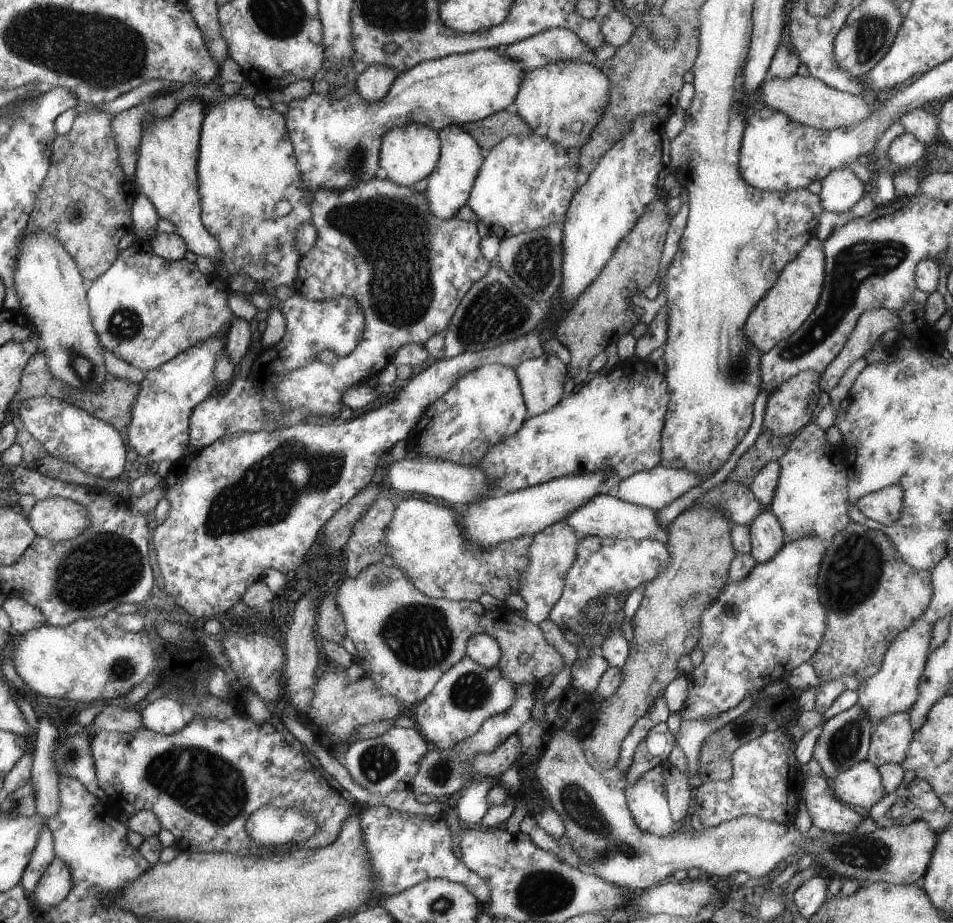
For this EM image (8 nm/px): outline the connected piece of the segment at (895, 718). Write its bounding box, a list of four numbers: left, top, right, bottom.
[866,712,914,767]

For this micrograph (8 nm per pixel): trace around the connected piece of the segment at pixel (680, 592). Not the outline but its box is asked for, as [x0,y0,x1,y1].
[582,506,736,770]

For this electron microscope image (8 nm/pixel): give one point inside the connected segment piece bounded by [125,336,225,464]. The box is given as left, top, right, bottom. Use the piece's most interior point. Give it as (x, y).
(160, 429)

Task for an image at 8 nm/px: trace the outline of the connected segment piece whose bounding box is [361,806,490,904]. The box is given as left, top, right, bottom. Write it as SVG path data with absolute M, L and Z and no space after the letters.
M378 806L367 808L362 813L362 830L367 842L367 850L371 856L373 865L376 868L376 882L379 883L379 889L376 890L377 901L386 898L387 896L395 896L420 884L420 882L428 881L429 879L447 879L456 884L462 884L474 894L474 897L480 904L490 901L490 886L484 878L481 878L476 872L470 871L460 858L456 857L453 852L453 842L451 830L440 815L427 816L416 815L410 813L398 812L386 806Z

